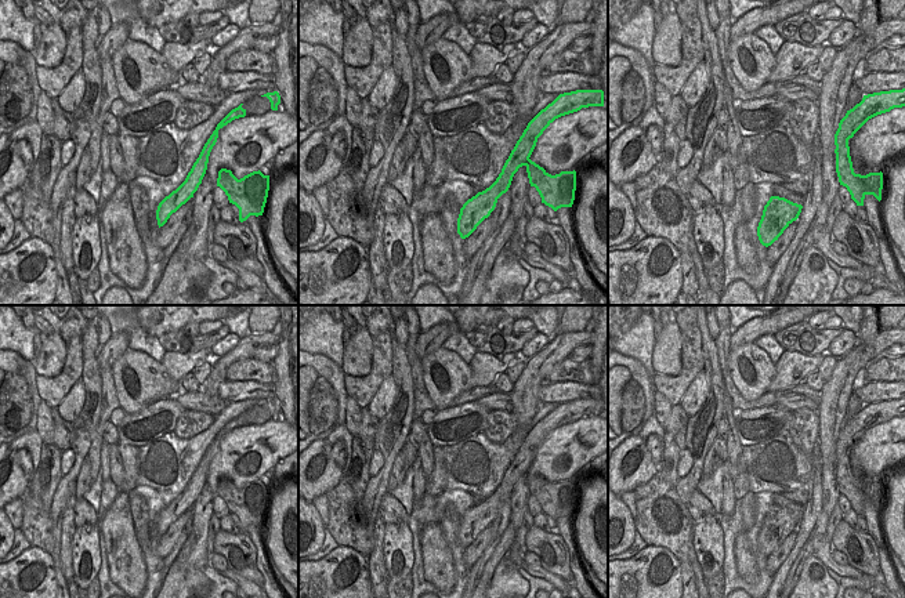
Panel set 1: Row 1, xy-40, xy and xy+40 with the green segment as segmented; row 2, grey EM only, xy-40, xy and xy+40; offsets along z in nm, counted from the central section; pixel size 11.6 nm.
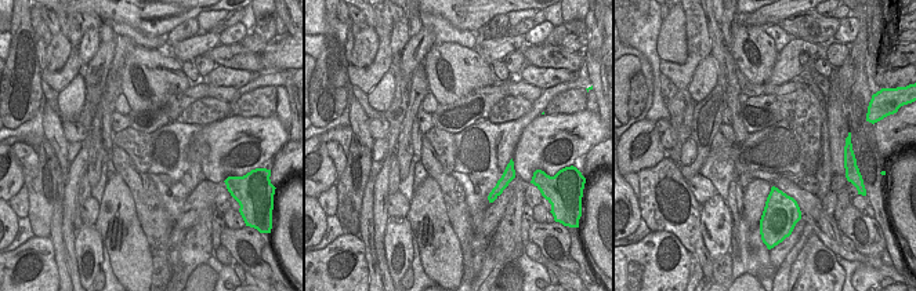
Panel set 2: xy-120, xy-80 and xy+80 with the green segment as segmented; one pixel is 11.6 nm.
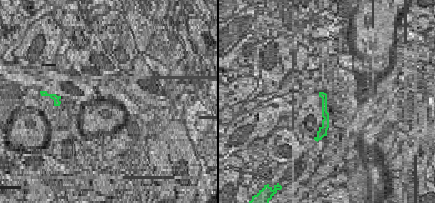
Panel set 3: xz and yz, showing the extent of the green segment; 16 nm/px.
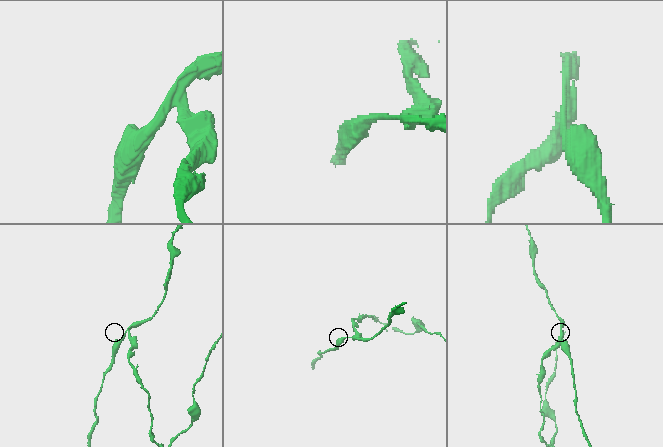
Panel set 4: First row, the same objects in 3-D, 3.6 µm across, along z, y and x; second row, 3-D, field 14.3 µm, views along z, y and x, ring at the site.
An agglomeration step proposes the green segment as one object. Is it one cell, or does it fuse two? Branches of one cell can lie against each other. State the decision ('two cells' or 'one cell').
two cells

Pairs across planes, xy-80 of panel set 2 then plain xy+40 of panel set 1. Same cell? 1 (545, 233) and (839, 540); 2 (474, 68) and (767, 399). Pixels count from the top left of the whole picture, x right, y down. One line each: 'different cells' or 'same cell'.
1: same cell
2: different cells

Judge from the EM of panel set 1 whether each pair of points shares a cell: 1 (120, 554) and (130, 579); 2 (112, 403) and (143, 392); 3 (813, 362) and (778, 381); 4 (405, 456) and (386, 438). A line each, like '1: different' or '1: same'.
1: same
2: different
3: same
4: different

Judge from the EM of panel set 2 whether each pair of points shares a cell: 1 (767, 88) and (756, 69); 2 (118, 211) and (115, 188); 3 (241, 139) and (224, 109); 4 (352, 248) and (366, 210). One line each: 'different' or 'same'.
1: different
2: same
3: different
4: different

